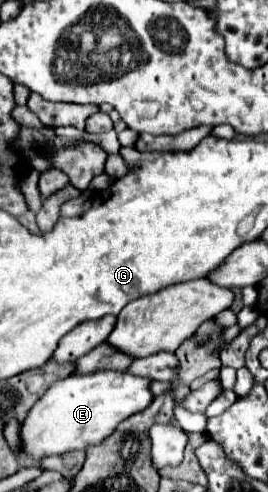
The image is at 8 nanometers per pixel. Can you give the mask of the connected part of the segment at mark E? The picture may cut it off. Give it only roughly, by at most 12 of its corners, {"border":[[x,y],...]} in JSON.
{"border":[[58,379],[22,423],[40,461],[106,439],[144,411],[150,379]]}

